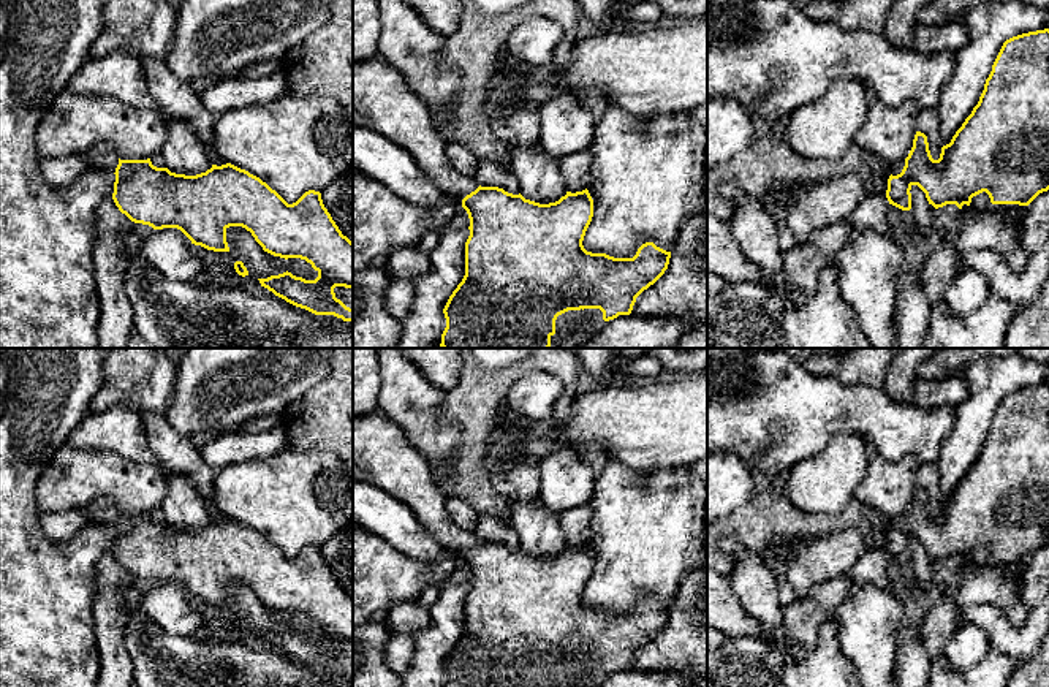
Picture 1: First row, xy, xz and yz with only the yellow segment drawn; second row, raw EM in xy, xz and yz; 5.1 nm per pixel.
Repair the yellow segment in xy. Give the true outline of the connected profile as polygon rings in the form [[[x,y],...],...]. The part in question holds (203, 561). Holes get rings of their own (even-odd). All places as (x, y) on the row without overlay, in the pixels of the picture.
[[[100,502],[85,507],[89,522],[116,529],[112,554],[131,576],[153,584],[177,583],[195,600],[214,606],[229,606],[226,584],[242,581],[252,587],[264,606],[280,613],[301,613],[318,627],[315,635],[296,632],[291,627],[258,633],[261,641],[286,657],[315,670],[334,670],[353,676],[353,663],[335,652],[334,643],[353,643],[353,597],[342,589],[323,559],[321,548],[305,546],[296,557],[288,559],[259,532],[231,518],[196,530],[171,527],[147,514],[120,514],[117,508]]]

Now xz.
[[[381,413],[353,418],[353,480],[377,486],[408,505],[432,538],[449,552],[460,554],[468,568],[465,630],[443,663],[443,687],[598,687],[609,674],[630,670],[636,652],[668,624],[671,606],[653,597],[642,598],[633,613],[587,606],[582,595],[593,571],[593,554],[587,543],[540,559],[521,548],[481,541],[475,532],[454,526],[446,513],[449,494],[437,483],[432,465],[410,445],[403,431]]]

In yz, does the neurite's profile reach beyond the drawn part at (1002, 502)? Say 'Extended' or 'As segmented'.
Extended

